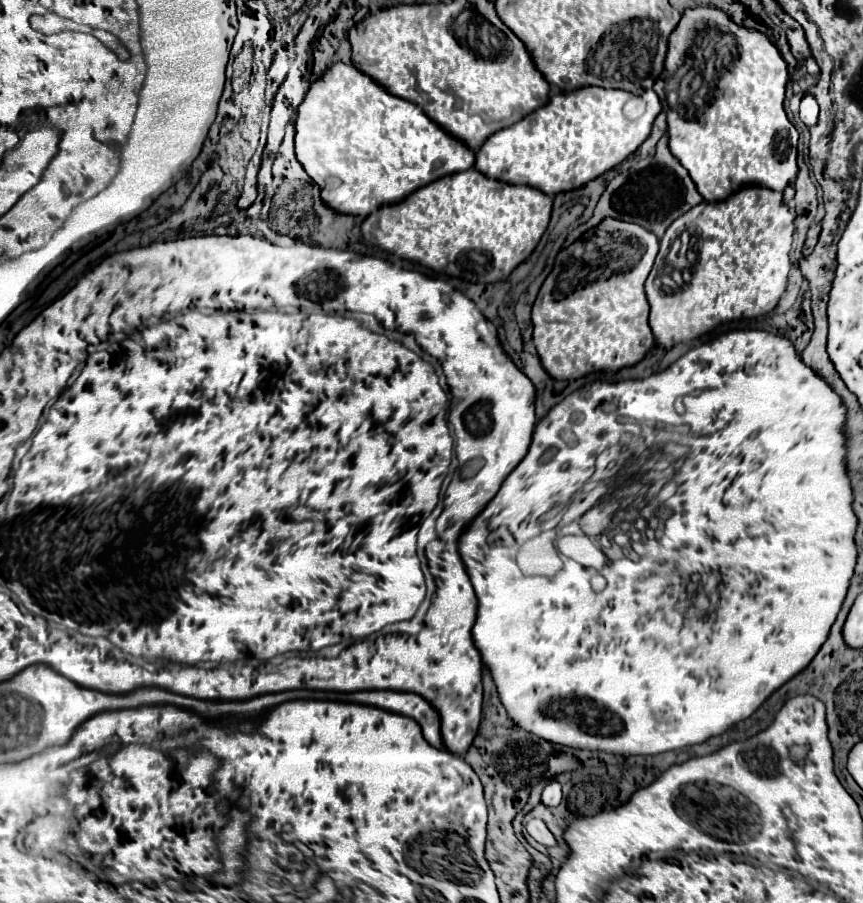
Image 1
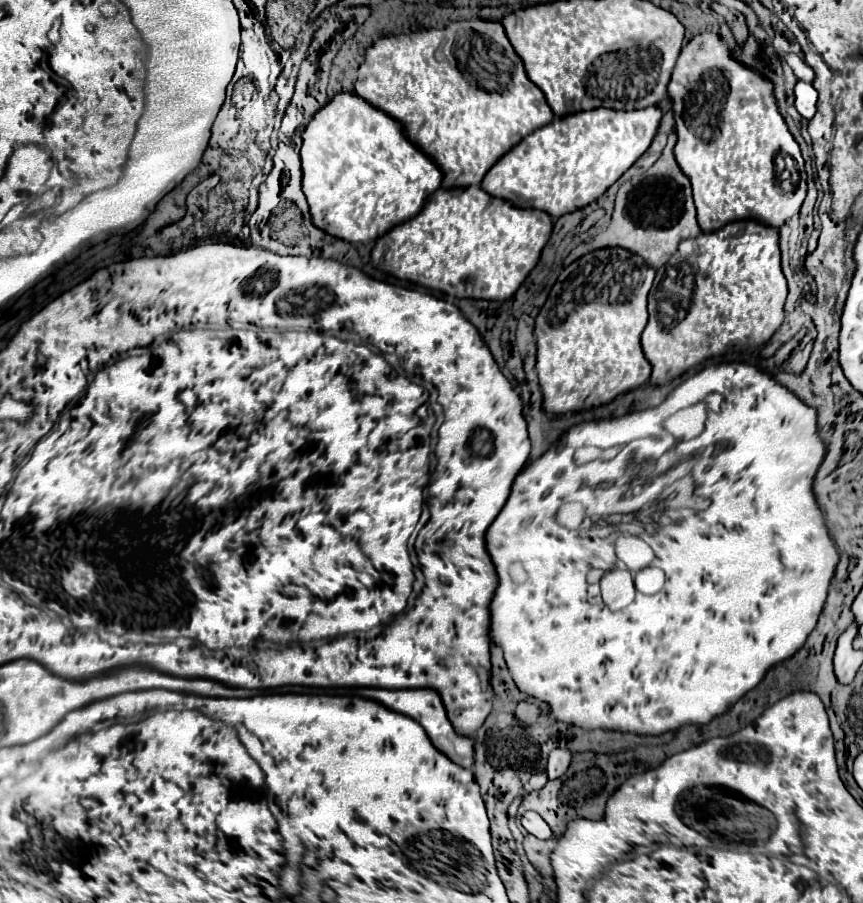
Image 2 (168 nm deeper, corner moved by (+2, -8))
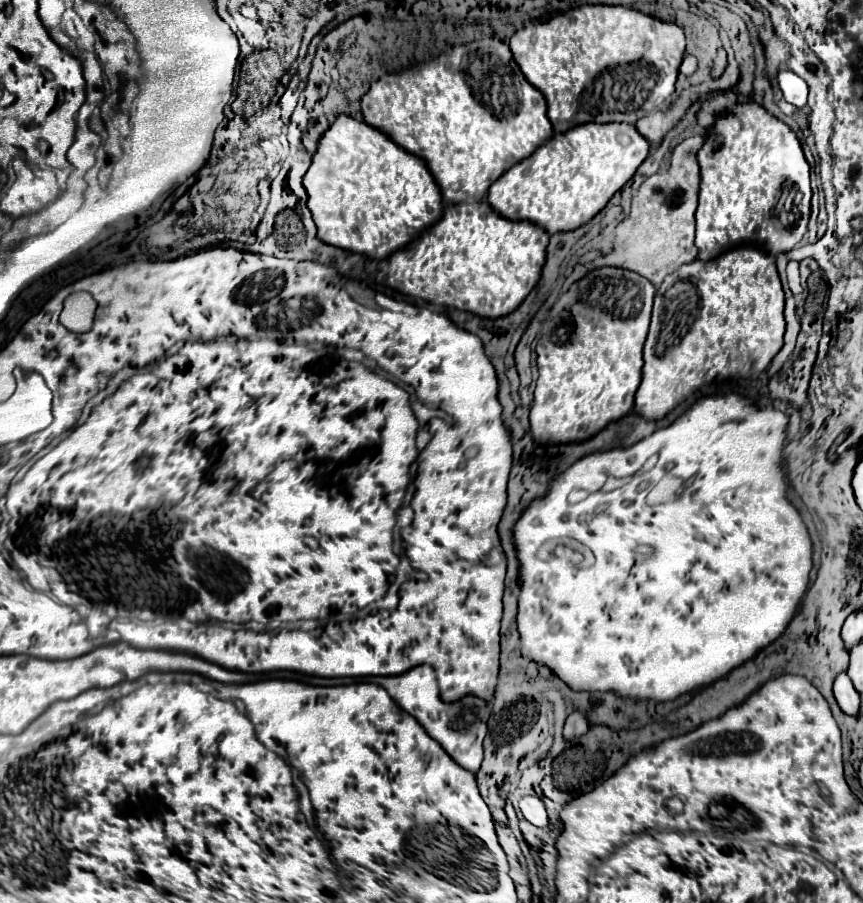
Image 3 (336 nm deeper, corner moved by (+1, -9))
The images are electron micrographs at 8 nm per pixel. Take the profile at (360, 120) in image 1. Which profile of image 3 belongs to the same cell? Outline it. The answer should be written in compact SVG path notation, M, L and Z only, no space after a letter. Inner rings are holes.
M350 115L336 117L336 121L322 133L318 151L304 175L304 187L308 193L308 209L312 211L312 219L318 227L318 239L372 259L384 259L386 255L406 247L422 229L430 227L442 215L440 187L426 163L398 147L392 139L386 139L386 135L376 127Z

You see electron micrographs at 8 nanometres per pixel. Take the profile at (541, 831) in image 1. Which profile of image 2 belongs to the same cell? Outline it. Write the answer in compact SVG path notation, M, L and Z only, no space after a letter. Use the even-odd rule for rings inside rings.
M525 812L523 816L521 816L521 824L525 826L525 830L529 832L529 834L533 834L533 836L537 836L537 838L541 838L541 840L547 840L547 838L551 838L551 828L549 828L549 824L537 814L537 812Z

